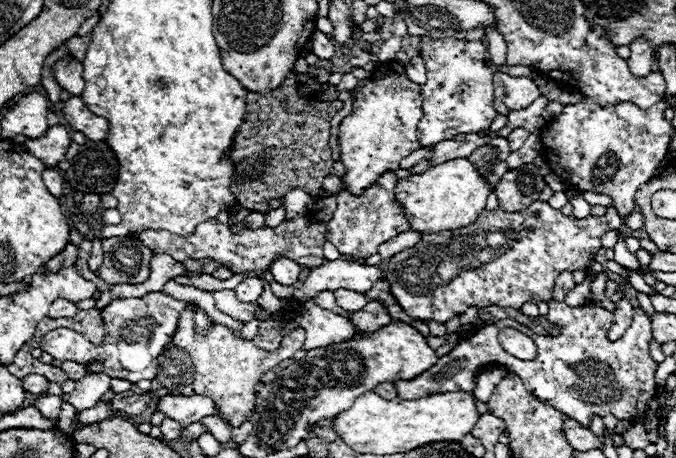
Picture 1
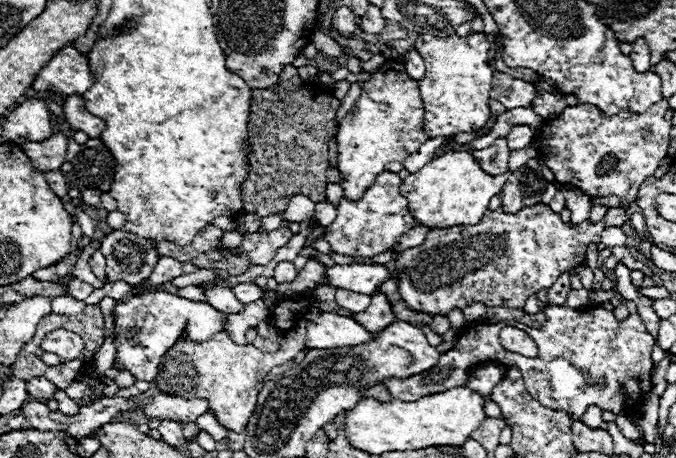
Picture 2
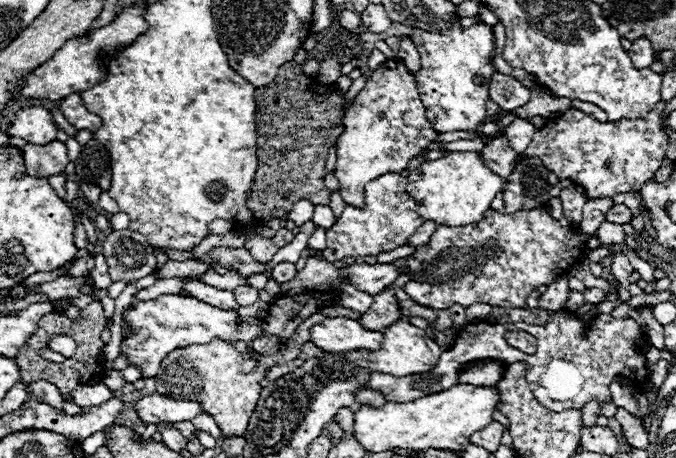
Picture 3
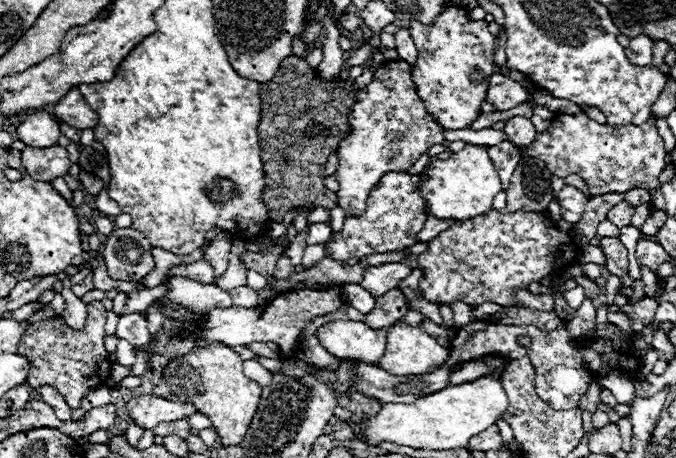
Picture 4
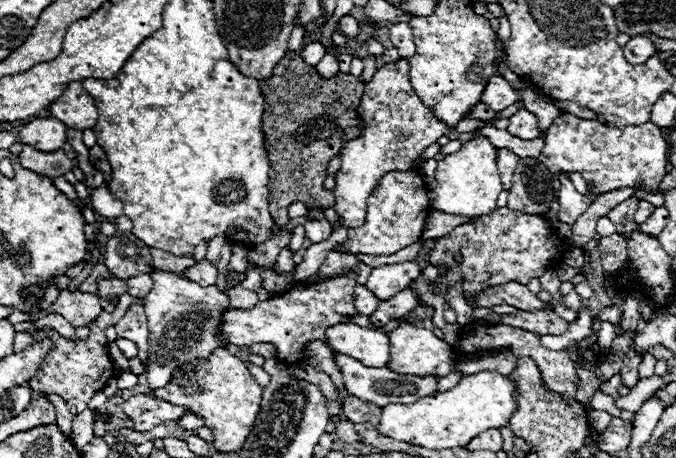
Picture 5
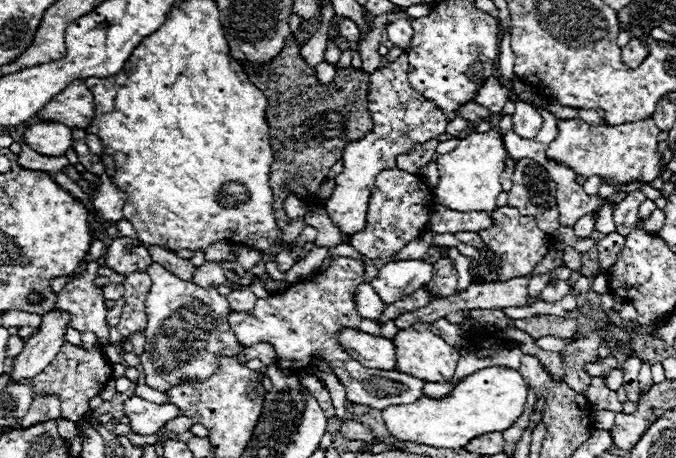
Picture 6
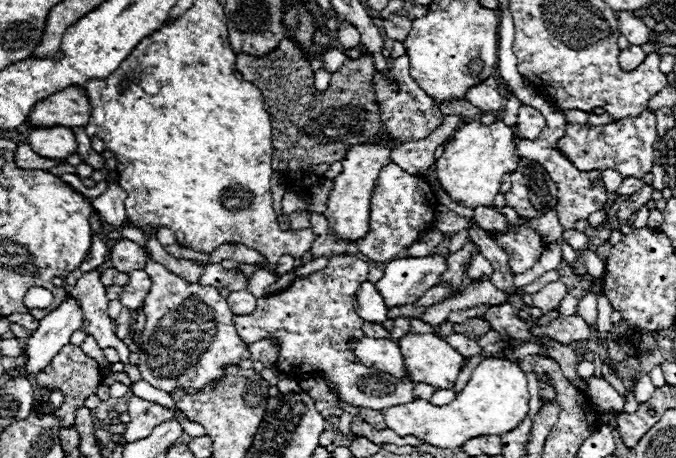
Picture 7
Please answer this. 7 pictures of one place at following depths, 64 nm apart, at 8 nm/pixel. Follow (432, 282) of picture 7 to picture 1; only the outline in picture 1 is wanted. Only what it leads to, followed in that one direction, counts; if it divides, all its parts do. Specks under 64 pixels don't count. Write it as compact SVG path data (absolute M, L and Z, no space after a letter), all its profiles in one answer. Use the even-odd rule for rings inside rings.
M328 260L322 266L314 268L308 280L294 292L296 300L310 300L320 290L354 290L354 292L368 292L376 280L382 280L382 270L378 266L366 266L356 262L344 260Z

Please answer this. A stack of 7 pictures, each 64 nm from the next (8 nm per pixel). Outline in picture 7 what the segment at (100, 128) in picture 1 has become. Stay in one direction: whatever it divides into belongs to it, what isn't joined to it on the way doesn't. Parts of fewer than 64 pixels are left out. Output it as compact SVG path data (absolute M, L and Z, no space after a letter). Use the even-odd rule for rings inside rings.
M68 86L60 94L52 94L30 110L28 122L32 128L54 128L54 126L86 126L90 120L90 106L84 88Z

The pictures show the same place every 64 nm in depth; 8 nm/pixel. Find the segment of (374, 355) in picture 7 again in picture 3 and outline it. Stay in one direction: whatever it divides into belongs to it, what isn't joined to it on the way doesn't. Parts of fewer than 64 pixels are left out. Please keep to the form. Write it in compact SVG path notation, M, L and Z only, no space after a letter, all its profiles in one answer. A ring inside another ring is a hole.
M326 318L310 332L310 340L324 352L340 354L352 350L380 350L382 332L364 330L360 322L350 318Z

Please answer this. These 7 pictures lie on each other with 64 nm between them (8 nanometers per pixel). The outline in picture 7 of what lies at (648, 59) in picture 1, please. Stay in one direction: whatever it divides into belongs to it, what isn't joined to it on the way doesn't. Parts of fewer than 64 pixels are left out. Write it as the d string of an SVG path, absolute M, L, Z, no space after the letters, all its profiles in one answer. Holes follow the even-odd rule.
M630 46L620 52L620 68L626 72L632 72L640 66L640 62L644 62L644 58L646 58L646 52L640 46Z

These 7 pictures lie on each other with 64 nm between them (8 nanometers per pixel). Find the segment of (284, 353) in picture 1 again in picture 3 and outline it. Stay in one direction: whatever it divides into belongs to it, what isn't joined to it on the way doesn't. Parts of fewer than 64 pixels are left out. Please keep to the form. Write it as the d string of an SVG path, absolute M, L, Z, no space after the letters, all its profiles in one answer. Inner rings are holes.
M334 305L326 307L325 313L320 311L314 314L312 318L306 318L300 324L300 330L296 330L296 336L292 336L288 340L288 344L282 344L282 348L278 350L276 356L262 356L252 352L254 360L258 360L258 370L254 374L244 374L242 372L242 354L238 350L234 350L232 342L226 340L212 340L208 344L202 346L184 346L184 348L176 348L172 350L160 366L160 372L156 374L156 392L174 400L192 400L198 402L202 406L204 412L208 412L218 428L222 430L224 438L232 438L232 436L244 436L250 416L258 404L260 398L260 380L266 376L266 372L274 366L274 364L282 364L282 362L290 362L294 358L298 358L300 348L304 342L310 340L310 328L314 324L320 324L327 317L349 317L358 320L361 314L351 309Z

